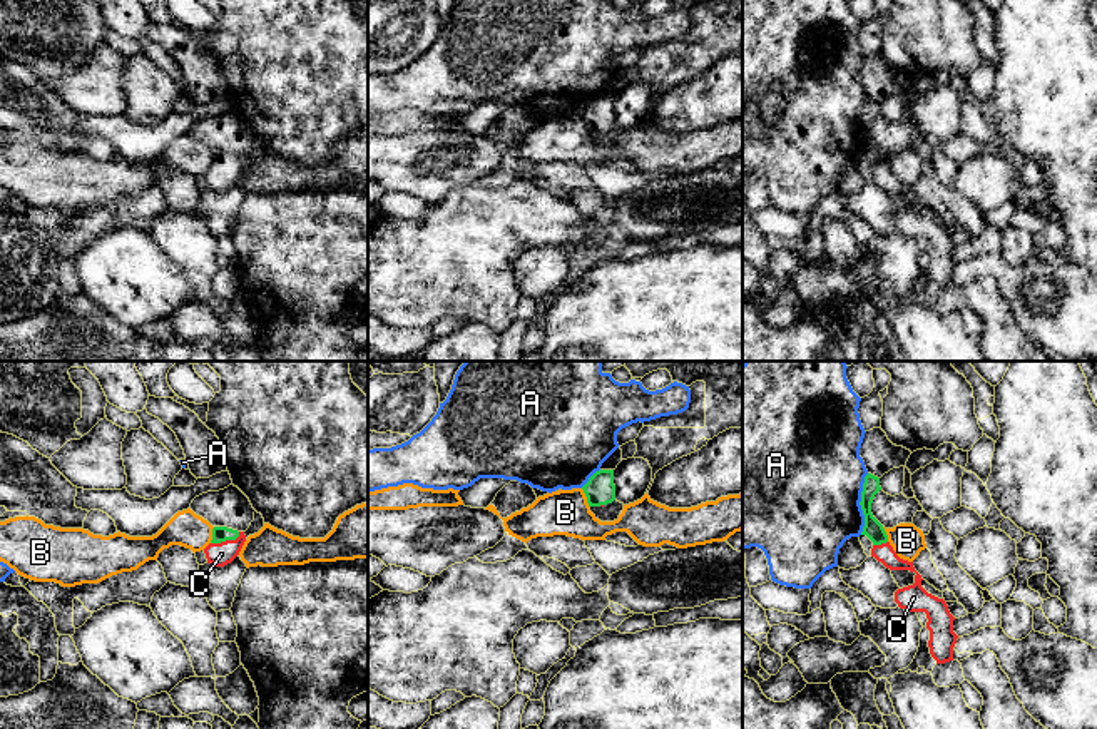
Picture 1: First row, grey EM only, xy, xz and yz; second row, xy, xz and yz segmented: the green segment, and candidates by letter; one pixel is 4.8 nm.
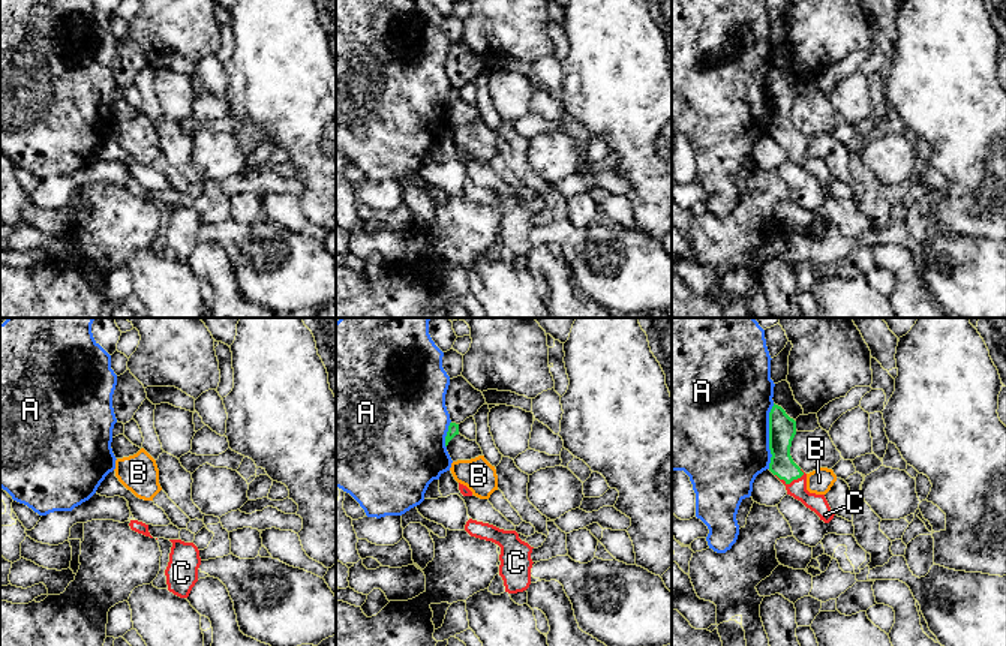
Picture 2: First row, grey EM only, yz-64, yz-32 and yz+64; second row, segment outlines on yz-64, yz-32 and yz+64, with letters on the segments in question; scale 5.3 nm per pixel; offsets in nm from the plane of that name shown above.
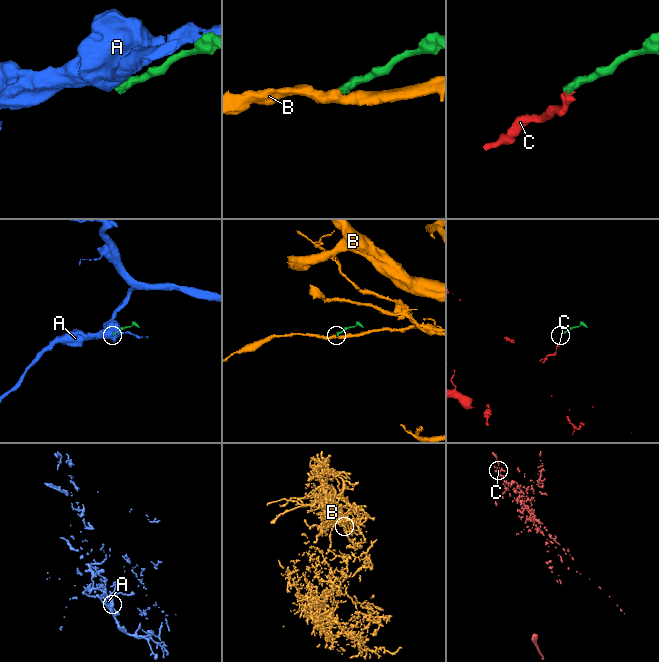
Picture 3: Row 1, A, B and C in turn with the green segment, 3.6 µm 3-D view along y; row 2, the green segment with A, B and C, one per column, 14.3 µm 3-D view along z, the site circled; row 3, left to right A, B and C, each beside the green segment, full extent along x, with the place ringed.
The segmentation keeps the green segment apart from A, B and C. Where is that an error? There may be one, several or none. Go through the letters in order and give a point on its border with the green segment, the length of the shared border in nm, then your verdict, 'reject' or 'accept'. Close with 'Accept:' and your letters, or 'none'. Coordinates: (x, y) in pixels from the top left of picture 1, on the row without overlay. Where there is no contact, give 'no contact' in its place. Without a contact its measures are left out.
A: yz (860, 129) | 300 nm | reject
B: xz (587, 124) | 100 nm | reject
C: xy (226, 164) | 160 nm | accept
Accept: C

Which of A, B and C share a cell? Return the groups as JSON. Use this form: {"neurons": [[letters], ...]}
{"neurons": [["A"], ["B"], ["C"]]}

